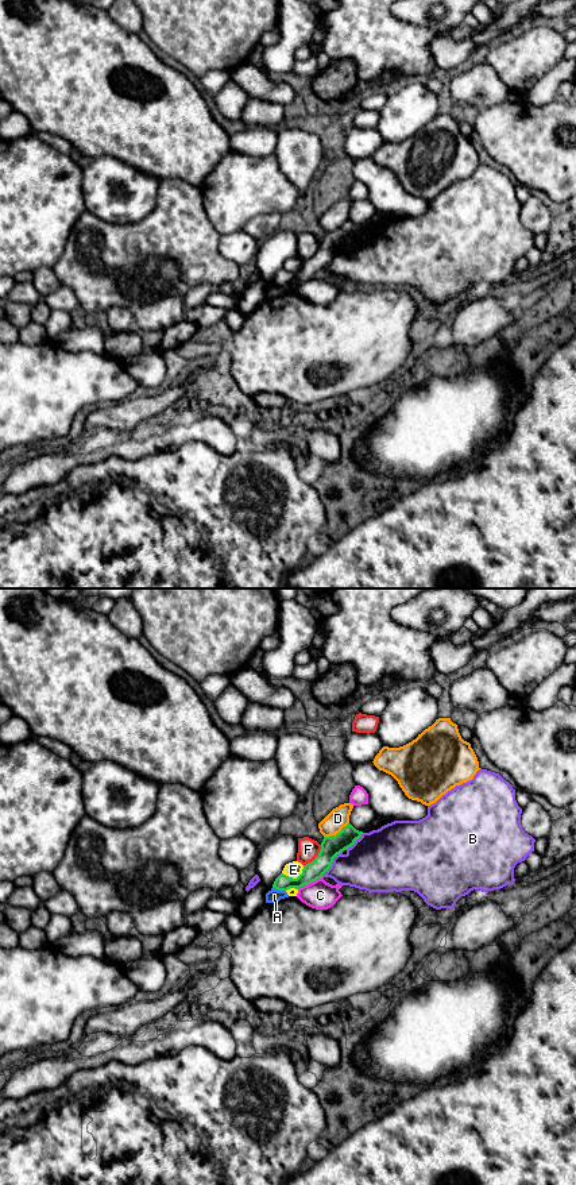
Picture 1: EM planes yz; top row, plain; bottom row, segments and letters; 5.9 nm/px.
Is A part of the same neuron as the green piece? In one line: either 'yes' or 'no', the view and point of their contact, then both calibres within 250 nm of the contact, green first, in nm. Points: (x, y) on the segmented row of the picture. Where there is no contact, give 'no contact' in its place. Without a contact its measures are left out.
no | yz (279, 890) | 110/80 nm

